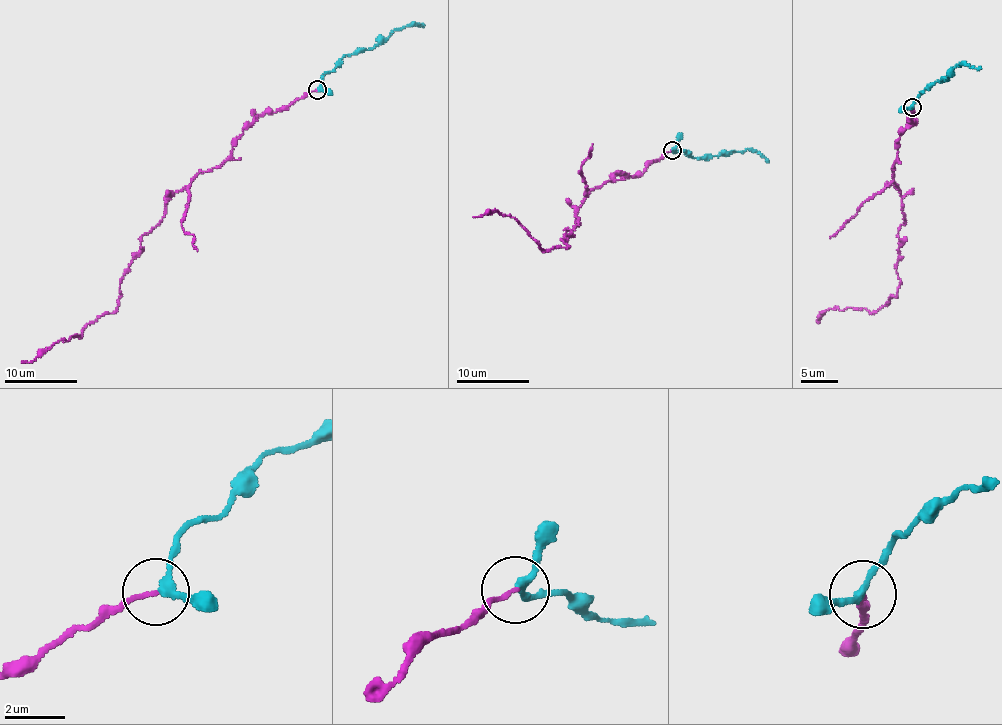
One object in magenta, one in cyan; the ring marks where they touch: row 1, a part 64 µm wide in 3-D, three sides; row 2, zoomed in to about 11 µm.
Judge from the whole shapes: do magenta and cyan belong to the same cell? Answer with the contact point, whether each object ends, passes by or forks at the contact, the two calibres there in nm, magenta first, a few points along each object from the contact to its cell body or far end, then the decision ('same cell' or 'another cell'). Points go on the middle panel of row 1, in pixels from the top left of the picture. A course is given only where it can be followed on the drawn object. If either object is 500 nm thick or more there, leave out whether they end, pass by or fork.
at (672, 150); magenta ends there; cyan passes by; 140 nm thick on the magenta side, 220 nm on the other; magenta runs (672, 149), (591, 188), (565, 228), (569, 246), (542, 250), (494, 210), (473, 217); cyan runs (672, 149), (676, 153), (686, 151), (693, 158), (756, 150), (769, 162); same cell

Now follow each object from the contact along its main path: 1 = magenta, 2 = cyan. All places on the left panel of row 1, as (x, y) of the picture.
1: (318, 89), (256, 115), (220, 164), (173, 194), (142, 234), (112, 313), (21, 361)
2: (318, 89), (324, 75), (336, 67), (343, 57), (383, 44), (394, 30), (424, 25)

